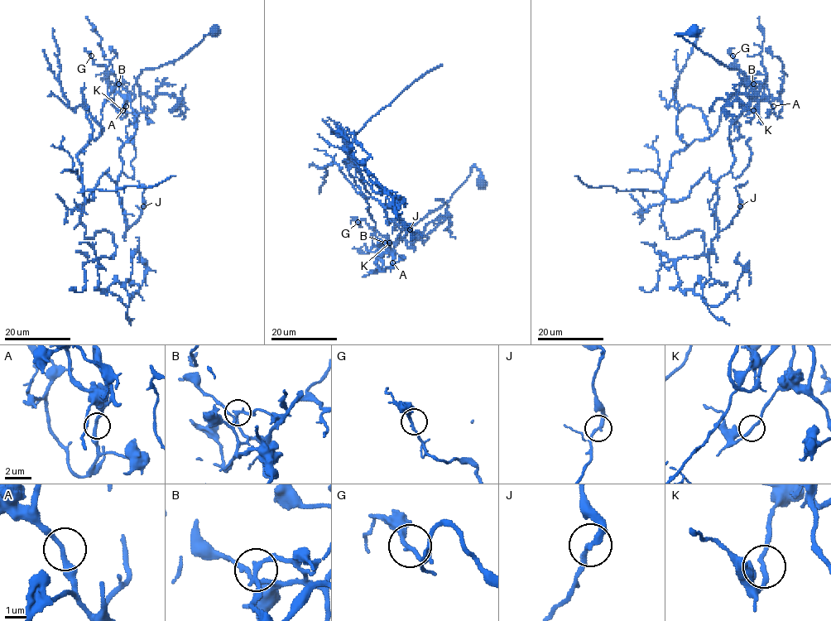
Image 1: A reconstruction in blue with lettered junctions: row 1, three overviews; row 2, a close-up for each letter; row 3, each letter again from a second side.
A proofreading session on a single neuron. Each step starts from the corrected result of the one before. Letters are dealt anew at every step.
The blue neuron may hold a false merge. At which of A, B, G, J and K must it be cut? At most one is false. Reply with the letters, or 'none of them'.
B

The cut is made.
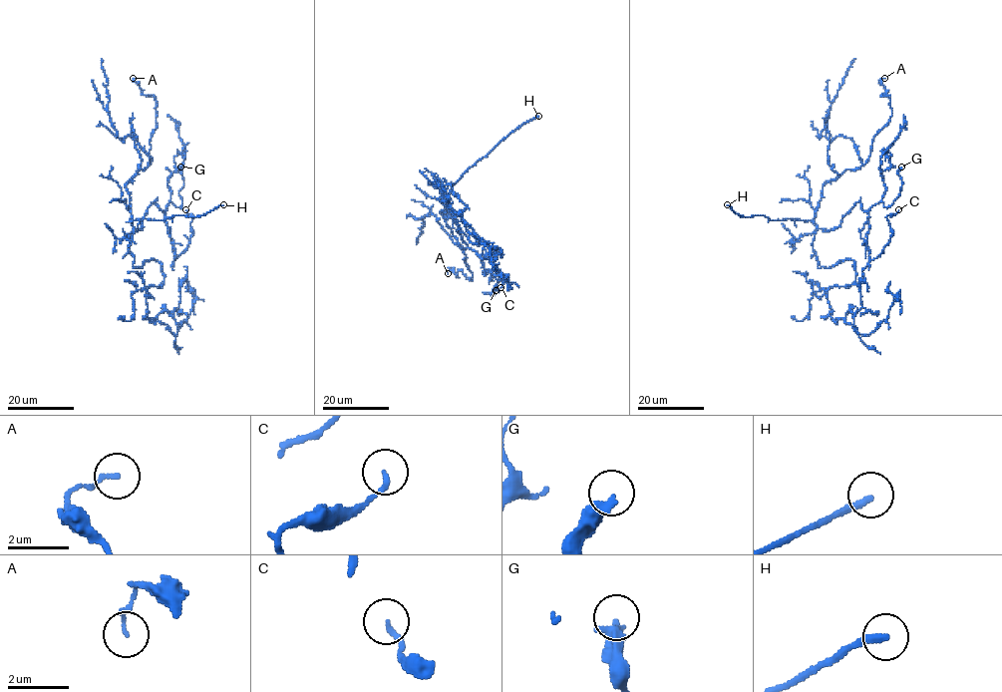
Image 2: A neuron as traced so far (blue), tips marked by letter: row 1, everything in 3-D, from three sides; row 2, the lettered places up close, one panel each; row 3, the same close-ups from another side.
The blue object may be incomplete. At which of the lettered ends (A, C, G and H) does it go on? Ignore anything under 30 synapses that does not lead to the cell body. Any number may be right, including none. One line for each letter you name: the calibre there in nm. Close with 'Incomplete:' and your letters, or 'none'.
H: 240 nm thick
Incomplete: H

